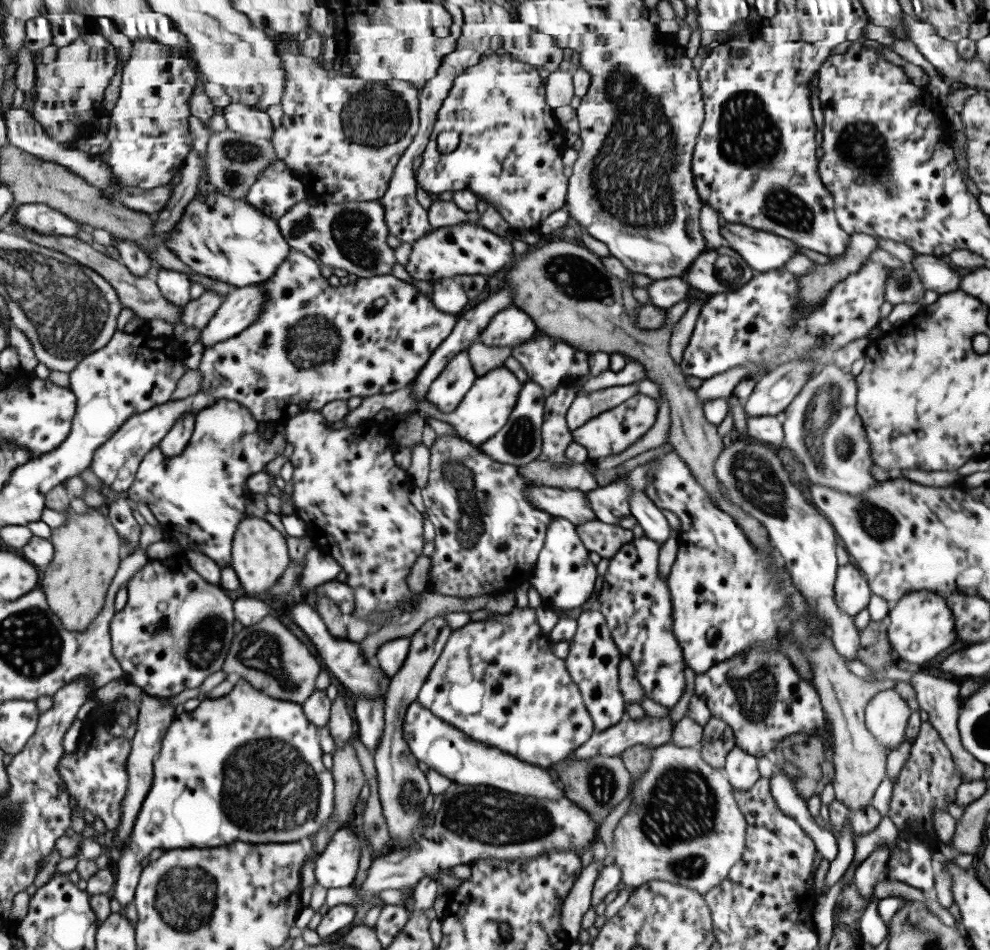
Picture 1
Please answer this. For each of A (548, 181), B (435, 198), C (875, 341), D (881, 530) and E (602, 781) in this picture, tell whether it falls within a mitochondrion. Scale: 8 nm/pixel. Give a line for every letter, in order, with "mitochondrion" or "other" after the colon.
A: other
B: other
C: other
D: mitochondrion
E: mitochondrion

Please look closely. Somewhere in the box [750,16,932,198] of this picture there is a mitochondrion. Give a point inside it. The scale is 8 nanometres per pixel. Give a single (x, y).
(851, 137)

